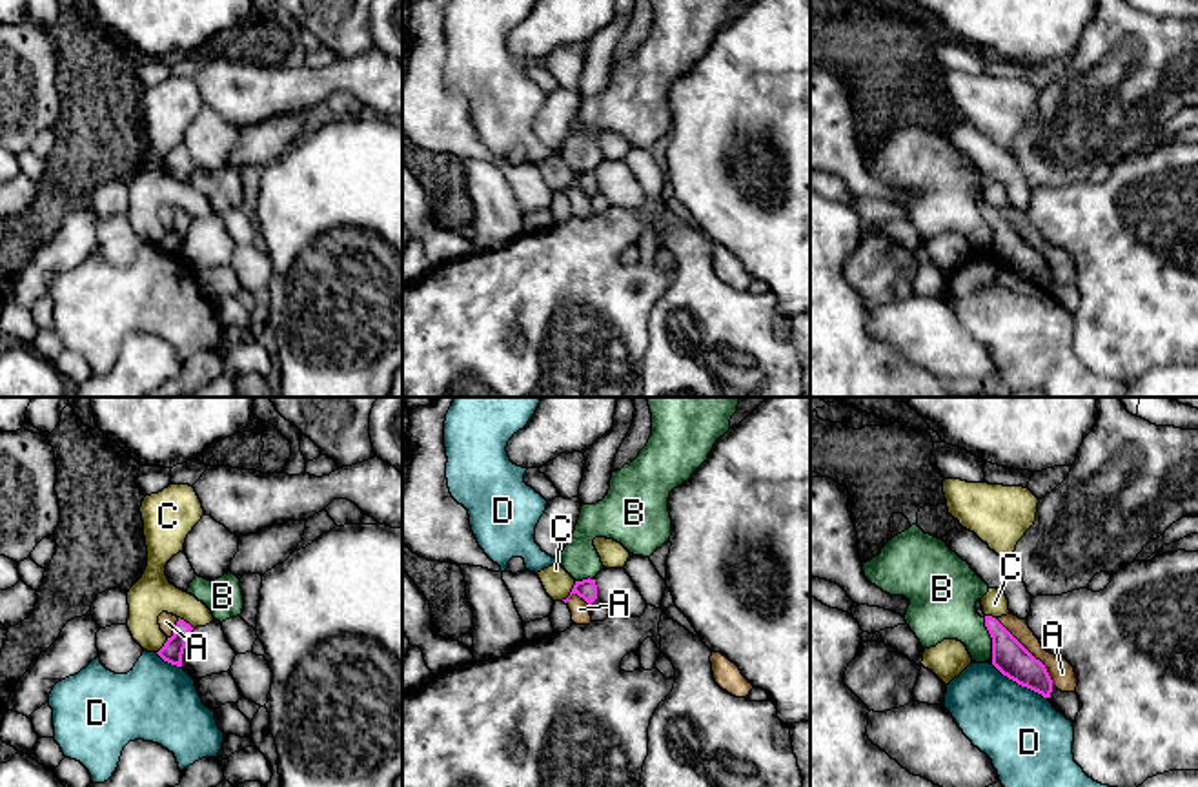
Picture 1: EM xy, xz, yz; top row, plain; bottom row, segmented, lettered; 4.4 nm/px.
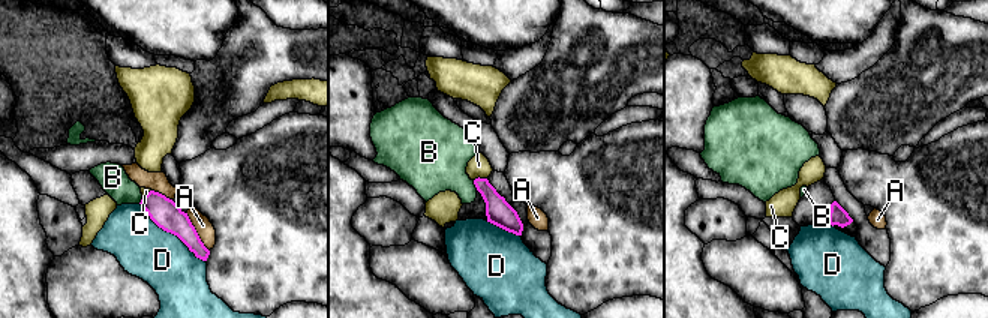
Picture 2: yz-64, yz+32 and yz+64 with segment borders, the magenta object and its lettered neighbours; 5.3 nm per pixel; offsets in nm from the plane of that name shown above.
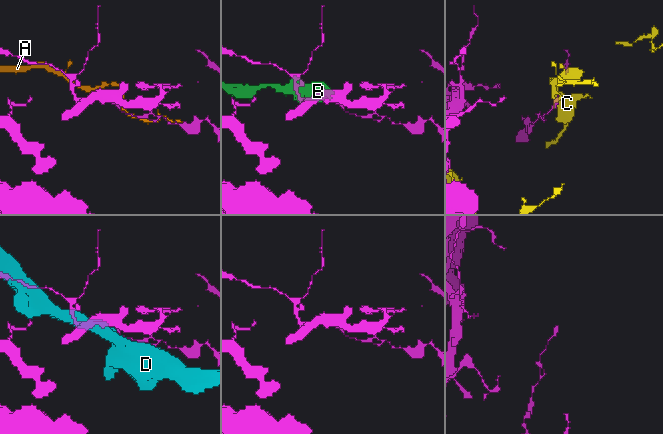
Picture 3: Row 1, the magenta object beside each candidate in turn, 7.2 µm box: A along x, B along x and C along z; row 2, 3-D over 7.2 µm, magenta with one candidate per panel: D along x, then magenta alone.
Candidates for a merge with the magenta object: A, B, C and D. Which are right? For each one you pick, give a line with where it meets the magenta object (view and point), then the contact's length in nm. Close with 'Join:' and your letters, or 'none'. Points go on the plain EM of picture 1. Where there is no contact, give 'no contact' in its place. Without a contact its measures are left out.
Join: none

